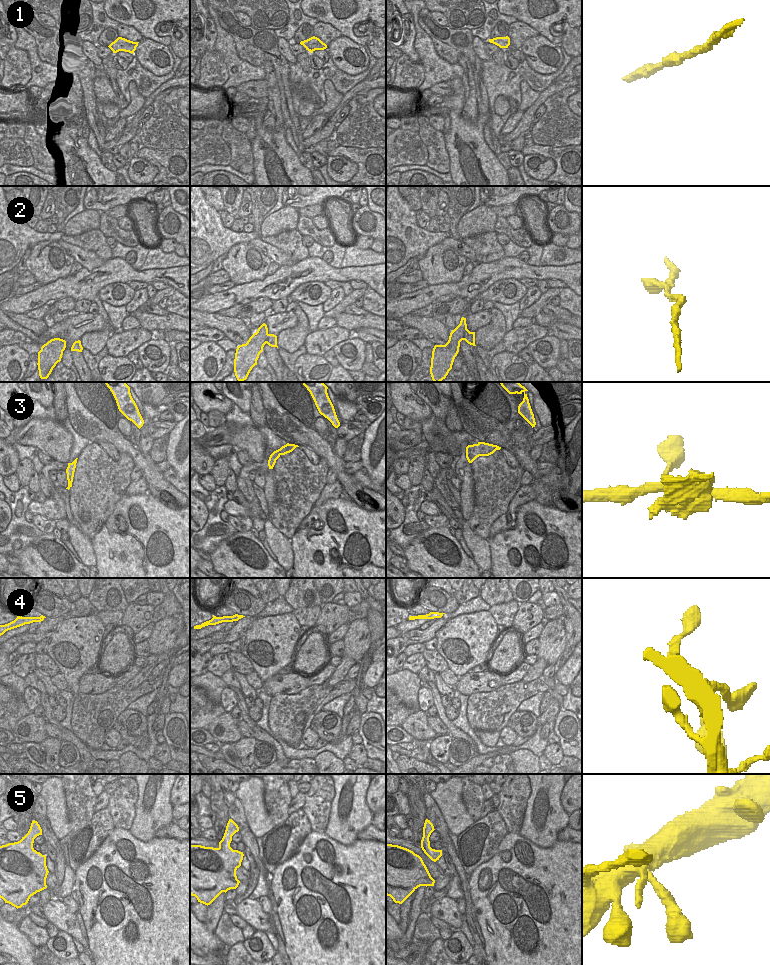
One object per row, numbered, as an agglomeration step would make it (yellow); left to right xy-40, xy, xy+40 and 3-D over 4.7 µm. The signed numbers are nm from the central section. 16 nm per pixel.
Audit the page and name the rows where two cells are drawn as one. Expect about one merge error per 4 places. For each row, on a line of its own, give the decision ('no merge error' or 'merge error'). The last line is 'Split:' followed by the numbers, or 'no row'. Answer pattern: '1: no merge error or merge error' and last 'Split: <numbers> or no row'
1: merge error
2: merge error
3: no merge error
4: no merge error
5: no merge error
Split: 1, 2

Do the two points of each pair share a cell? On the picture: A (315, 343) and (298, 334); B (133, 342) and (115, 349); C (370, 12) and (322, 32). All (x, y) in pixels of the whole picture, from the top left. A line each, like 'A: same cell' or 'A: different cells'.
A: different cells
B: same cell
C: different cells

